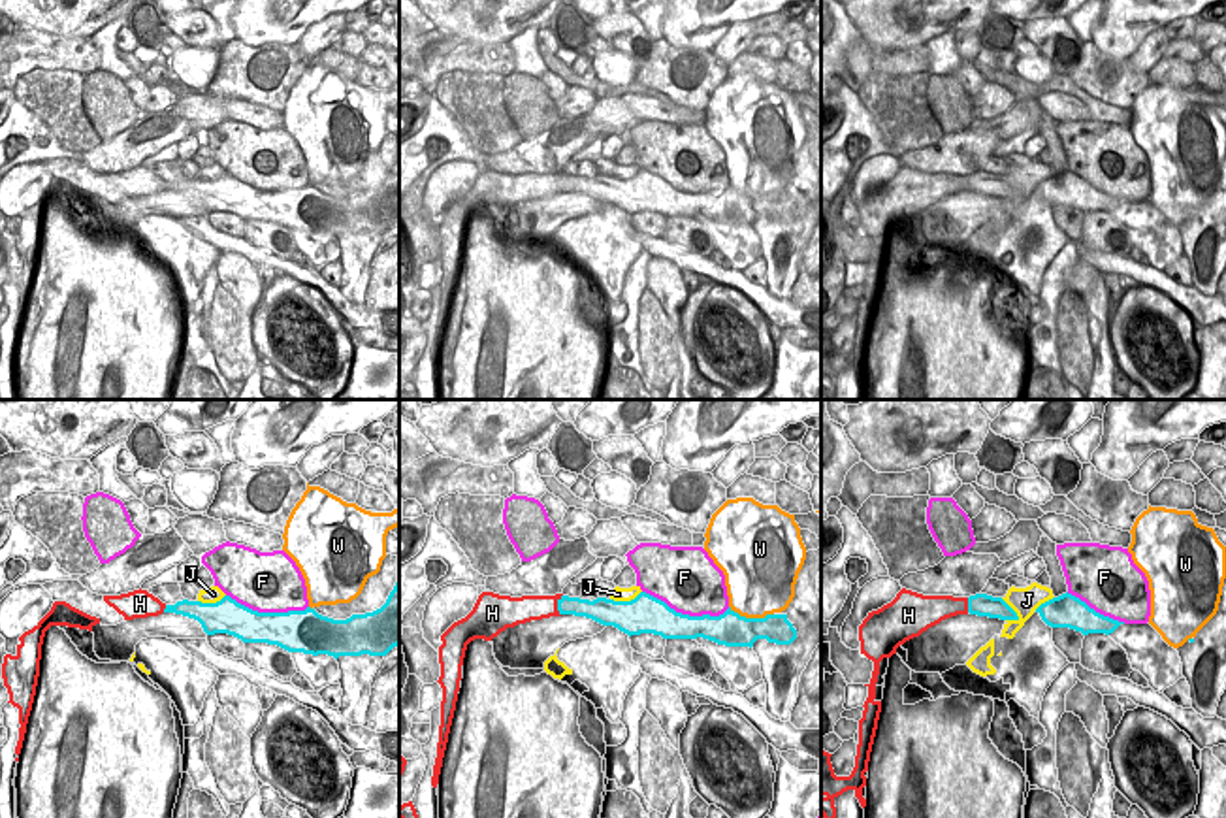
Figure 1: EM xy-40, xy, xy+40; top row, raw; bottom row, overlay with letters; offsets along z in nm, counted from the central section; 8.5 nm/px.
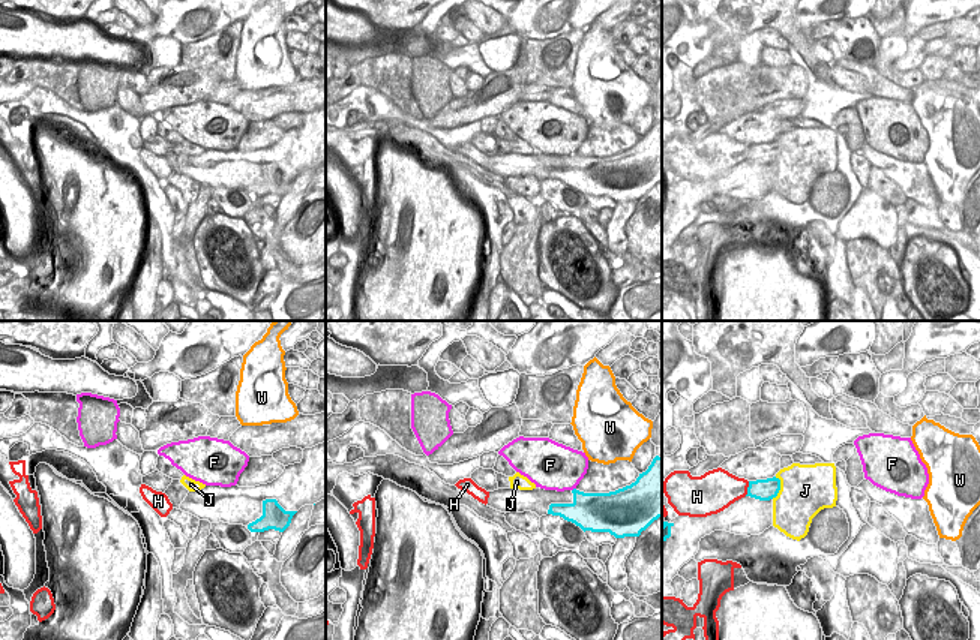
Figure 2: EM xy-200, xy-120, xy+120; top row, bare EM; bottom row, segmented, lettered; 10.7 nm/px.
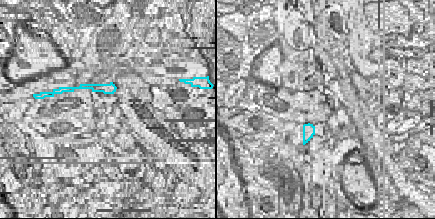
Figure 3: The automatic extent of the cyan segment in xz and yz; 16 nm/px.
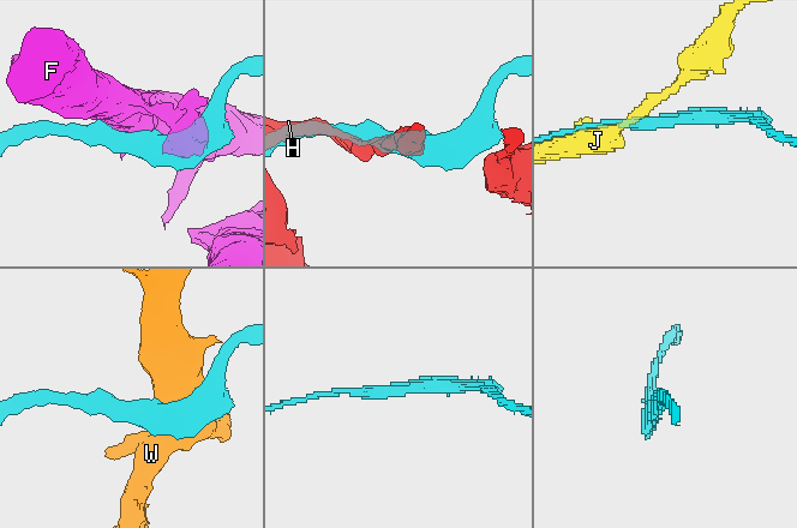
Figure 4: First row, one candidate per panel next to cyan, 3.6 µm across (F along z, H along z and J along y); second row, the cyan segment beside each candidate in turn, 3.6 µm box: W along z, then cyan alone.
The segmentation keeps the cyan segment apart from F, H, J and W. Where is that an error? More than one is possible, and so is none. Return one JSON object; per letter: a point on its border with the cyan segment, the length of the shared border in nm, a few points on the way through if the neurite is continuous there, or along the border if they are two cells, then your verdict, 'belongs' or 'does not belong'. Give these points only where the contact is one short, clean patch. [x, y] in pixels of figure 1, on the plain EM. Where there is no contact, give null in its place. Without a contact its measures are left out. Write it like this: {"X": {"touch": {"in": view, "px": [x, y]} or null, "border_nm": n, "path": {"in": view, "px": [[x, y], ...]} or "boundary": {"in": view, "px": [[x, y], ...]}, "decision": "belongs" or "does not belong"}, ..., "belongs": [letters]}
{"F": {"touch": {"in": "xy", "px": [686, 193]}, "border_nm": 750, "decision": "does not belong"}, "H": {"touch": {"in": "xy", "px": [558, 183]}, "border_nm": 190, "decision": "does not belong"}, "J": {"touch": {"in": "xy+40", "px": [1012, 187]}, "border_nm": 260, "decision": "does not belong"}, "W": {"touch": {"in": "xy", "px": [752, 196]}, "border_nm": 400, "decision": "does not belong"}, "belongs": []}

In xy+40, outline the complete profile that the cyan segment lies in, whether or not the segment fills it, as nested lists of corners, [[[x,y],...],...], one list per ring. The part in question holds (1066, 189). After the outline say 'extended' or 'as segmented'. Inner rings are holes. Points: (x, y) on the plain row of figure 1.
[[[1062,172],[1041,181],[1036,190],[1041,198],[1051,205],[1070,205],[1081,209],[1083,213],[1089,211],[1113,211],[1121,202],[1109,194],[1104,194],[1090,187],[1085,179],[1072,172]]]; as segmented

